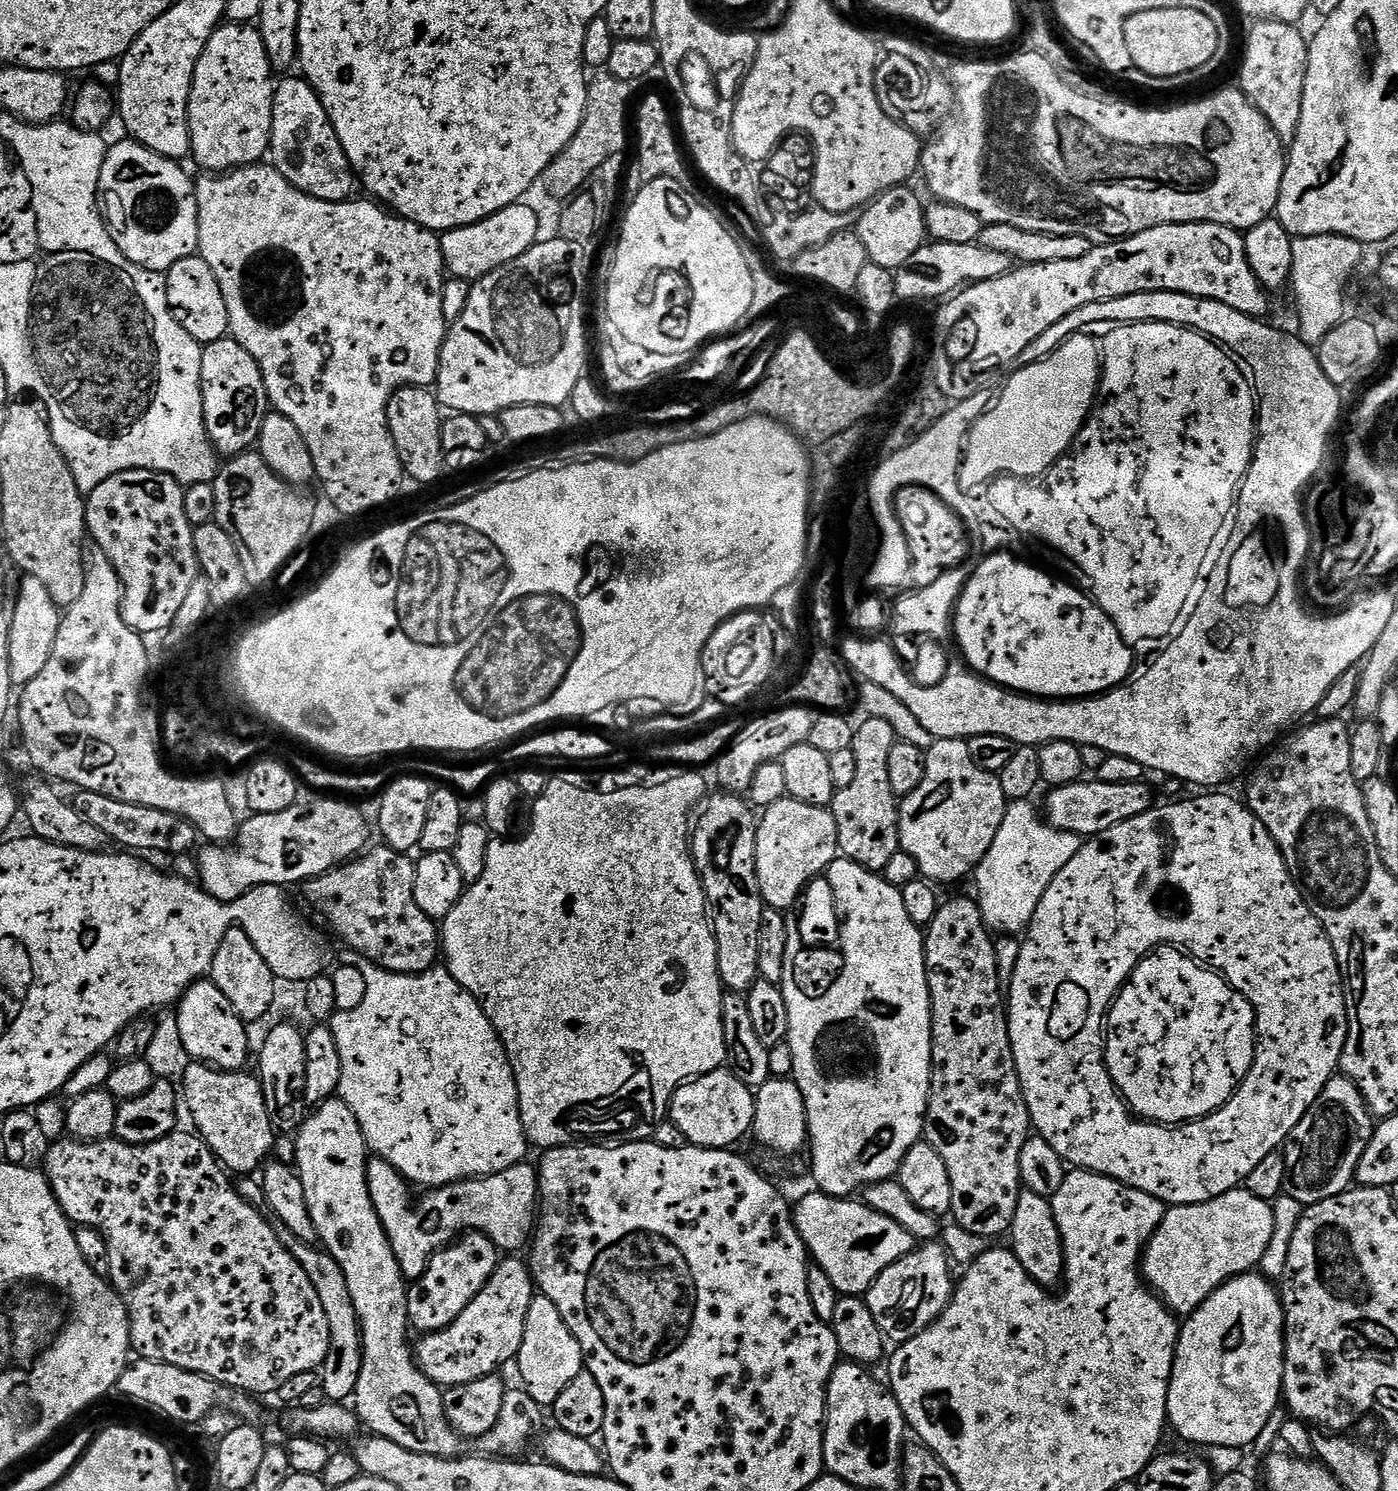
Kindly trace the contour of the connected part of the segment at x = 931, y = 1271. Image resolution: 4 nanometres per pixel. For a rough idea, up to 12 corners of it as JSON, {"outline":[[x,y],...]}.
{"outline":[[943,1243],[909,1252],[866,1293],[877,1321],[952,1299]]}

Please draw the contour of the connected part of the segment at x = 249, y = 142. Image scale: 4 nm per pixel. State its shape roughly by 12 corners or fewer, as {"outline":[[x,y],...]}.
{"outline":[[225,23],[198,58],[188,125],[208,174],[259,164],[274,69]]}

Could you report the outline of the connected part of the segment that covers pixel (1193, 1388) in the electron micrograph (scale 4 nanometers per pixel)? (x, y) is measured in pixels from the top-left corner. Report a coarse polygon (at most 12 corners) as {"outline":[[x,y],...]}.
{"outline":[[1235,1276],[1183,1321],[1168,1424],[1247,1449],[1284,1390],[1285,1305]]}

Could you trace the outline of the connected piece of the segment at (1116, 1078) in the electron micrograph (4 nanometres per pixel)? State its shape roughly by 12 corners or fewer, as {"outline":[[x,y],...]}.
{"outline":[[1161,946],[1111,1009],[1108,1073],[1175,1126],[1236,1093],[1256,1011]]}

